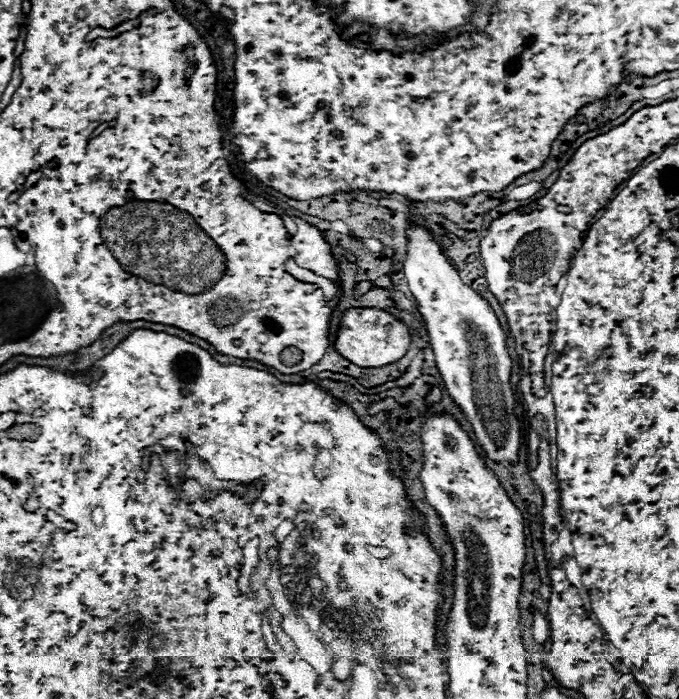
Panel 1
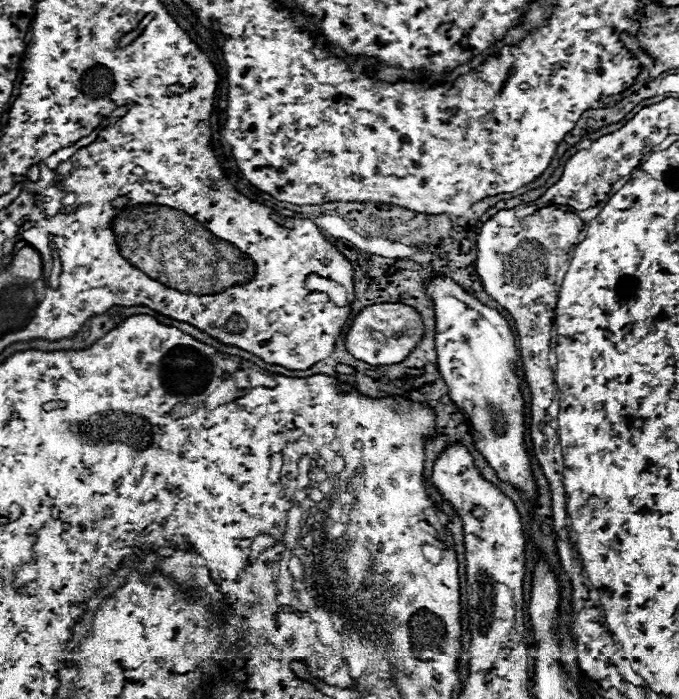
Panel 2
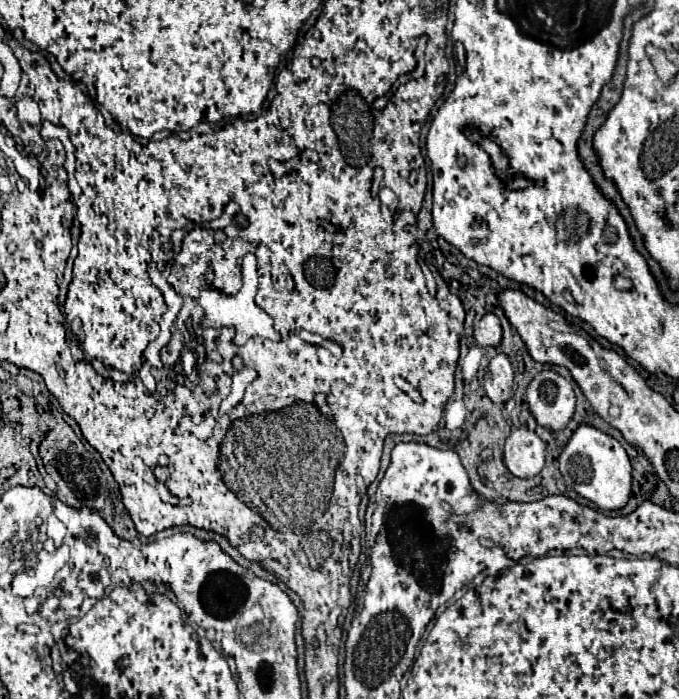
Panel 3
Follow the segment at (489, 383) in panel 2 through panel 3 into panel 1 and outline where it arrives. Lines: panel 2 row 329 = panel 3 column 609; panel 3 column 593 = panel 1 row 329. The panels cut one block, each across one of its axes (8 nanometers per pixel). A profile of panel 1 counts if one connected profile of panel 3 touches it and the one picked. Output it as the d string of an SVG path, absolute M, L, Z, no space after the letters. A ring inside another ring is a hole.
M408 226L406 238L408 246L402 272L424 318L444 386L462 408L486 456L496 462L514 462L518 458L520 426L514 416L514 394L510 388L512 360L506 350L506 334L488 302L460 280L458 270L430 230Z

